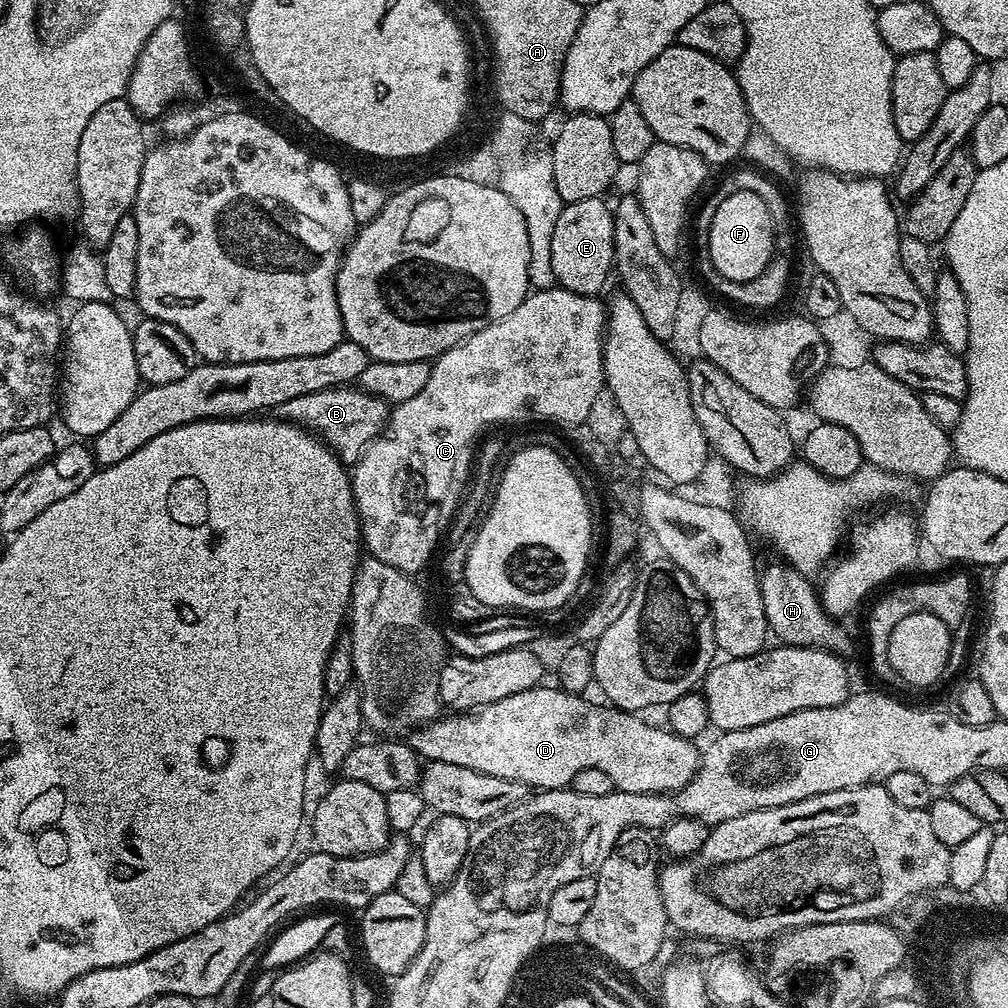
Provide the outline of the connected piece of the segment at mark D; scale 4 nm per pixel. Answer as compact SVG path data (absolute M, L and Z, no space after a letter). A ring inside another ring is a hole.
M537 686L530 690L522 690L522 694L510 694L510 698L502 698L498 702L488 704L484 708L475 709L471 714L448 714L450 716L437 718L431 723L424 724L411 733L410 743L415 750L417 756L425 761L437 760L438 762L450 762L453 766L466 766L466 770L478 770L482 774L494 774L494 778L506 778L510 782L518 782L527 786L532 790L551 790L553 788L568 788L572 779L576 777L582 770L598 770L604 771L610 778L610 782L614 782L617 790L629 792L630 794L675 794L680 789L687 786L696 776L696 771L700 769L701 749L693 743L693 741L682 738L678 734L674 734L667 727L659 728L656 724L647 724L640 714L631 712L621 712L619 708L611 706L603 706L599 708L596 704L584 700L583 695L575 692L566 692L559 686L553 688L544 688L545 686Z

